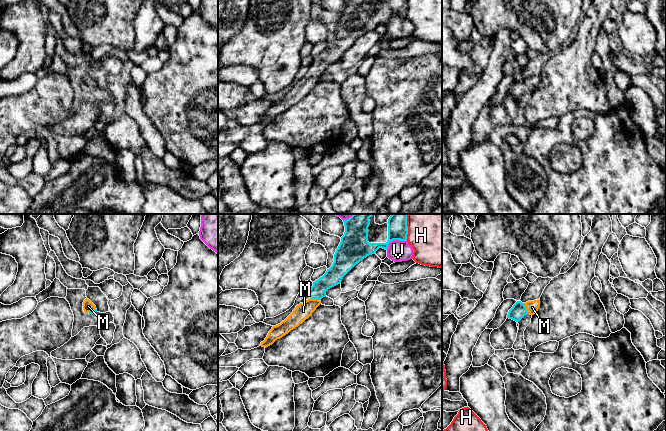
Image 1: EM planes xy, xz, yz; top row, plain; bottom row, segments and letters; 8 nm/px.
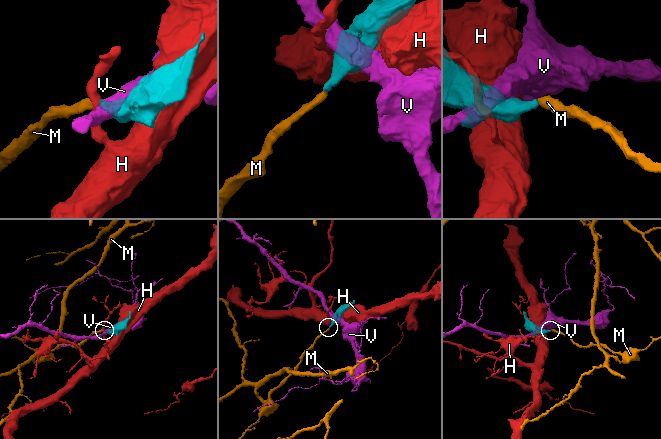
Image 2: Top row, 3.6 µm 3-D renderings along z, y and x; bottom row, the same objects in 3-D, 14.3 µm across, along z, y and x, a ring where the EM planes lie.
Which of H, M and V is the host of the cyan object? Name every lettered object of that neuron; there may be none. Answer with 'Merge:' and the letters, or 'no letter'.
Merge: M

